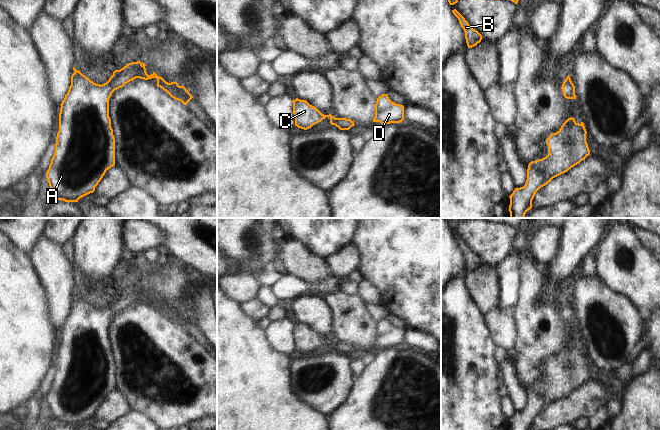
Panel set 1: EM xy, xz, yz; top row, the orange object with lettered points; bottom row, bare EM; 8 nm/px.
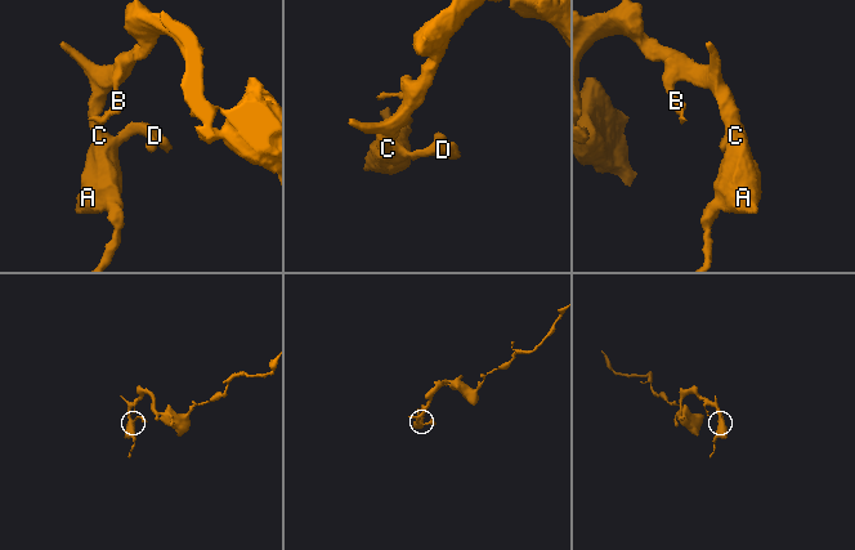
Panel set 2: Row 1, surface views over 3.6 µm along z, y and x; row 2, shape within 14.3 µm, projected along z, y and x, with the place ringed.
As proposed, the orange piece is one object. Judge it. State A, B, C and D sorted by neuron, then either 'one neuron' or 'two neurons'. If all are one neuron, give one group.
A B C D | one neuron

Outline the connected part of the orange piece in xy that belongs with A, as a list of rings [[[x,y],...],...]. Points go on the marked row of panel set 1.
[[[140,61],[128,63],[120,70],[115,70],[102,85],[94,83],[73,67],[71,85],[61,103],[55,153],[46,172],[53,200],[78,202],[80,198],[93,193],[106,171],[115,165],[115,137],[109,117],[109,99],[115,90],[136,78],[156,78],[158,87],[184,105],[193,98],[179,83],[168,83],[155,72],[148,75],[145,66],[145,63]]]

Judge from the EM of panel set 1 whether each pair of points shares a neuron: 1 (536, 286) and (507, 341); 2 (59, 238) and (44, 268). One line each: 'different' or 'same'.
1: different
2: different

